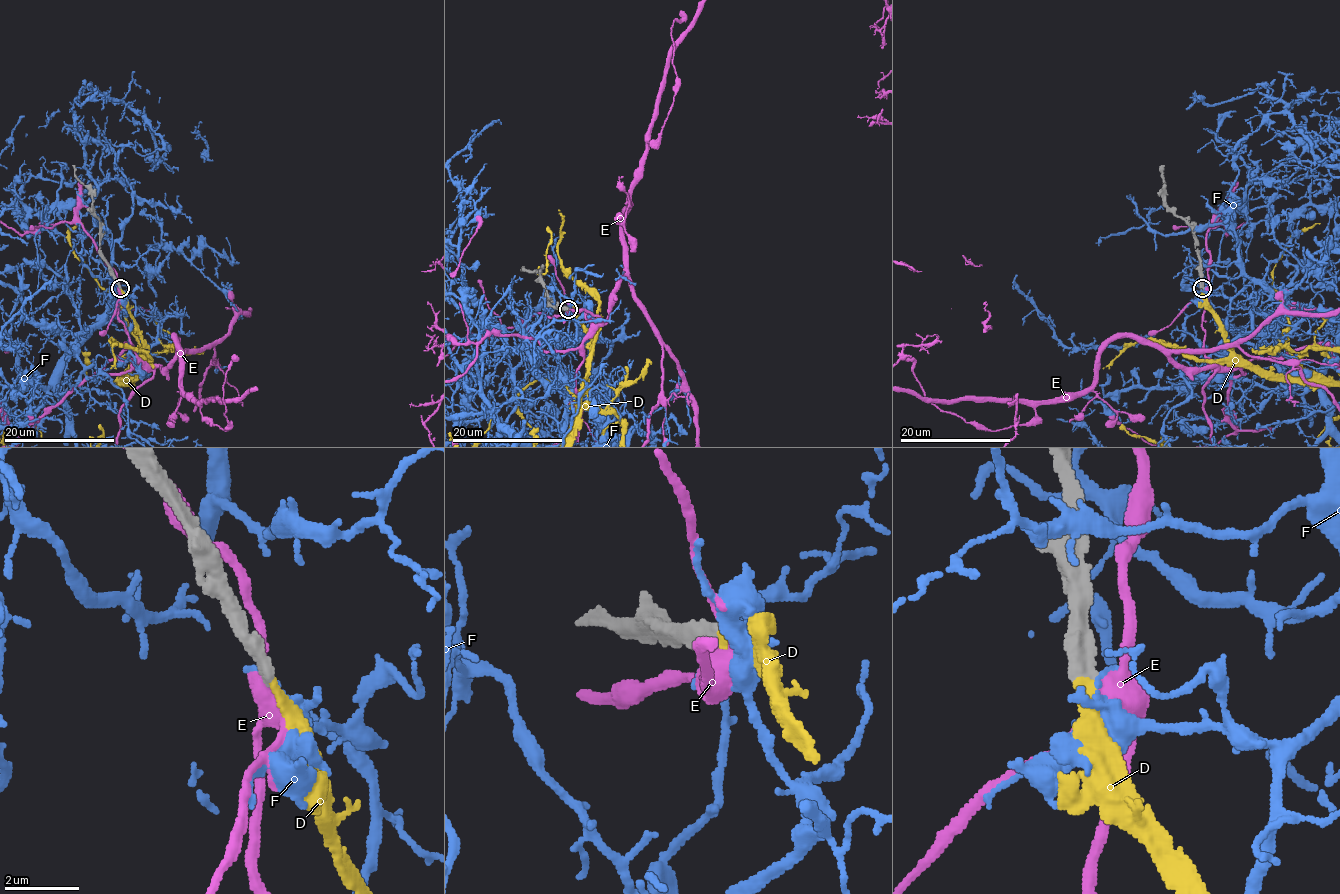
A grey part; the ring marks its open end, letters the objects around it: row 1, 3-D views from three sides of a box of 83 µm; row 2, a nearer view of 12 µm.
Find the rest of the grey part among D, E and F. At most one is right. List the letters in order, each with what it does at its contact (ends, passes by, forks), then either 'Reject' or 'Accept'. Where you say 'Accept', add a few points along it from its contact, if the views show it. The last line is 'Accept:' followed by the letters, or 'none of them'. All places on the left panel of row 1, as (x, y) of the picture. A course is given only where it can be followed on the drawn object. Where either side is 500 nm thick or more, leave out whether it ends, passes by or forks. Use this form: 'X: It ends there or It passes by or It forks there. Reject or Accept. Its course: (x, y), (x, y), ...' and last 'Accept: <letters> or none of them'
D: It ends there. Accept
E: It passes by. Reject
F: It ends there. Reject
Accept: D

